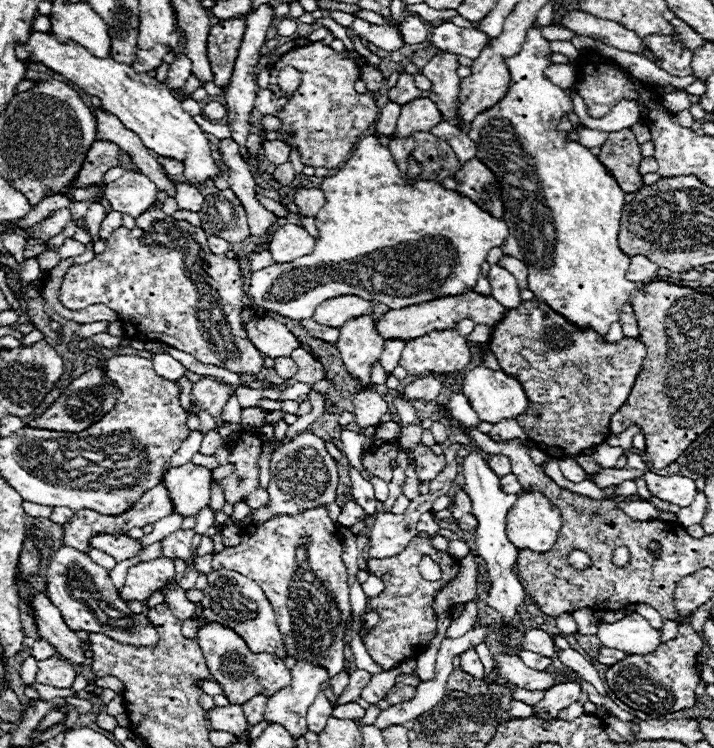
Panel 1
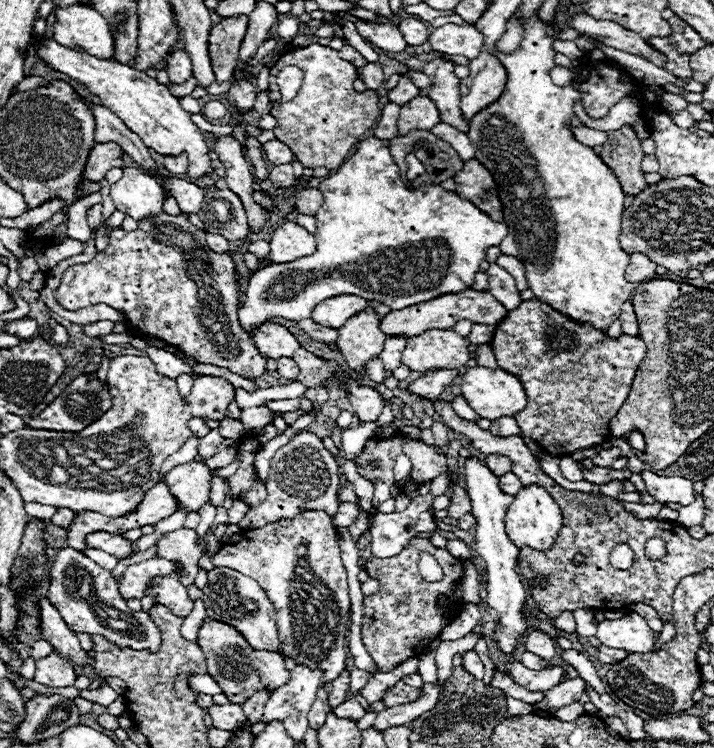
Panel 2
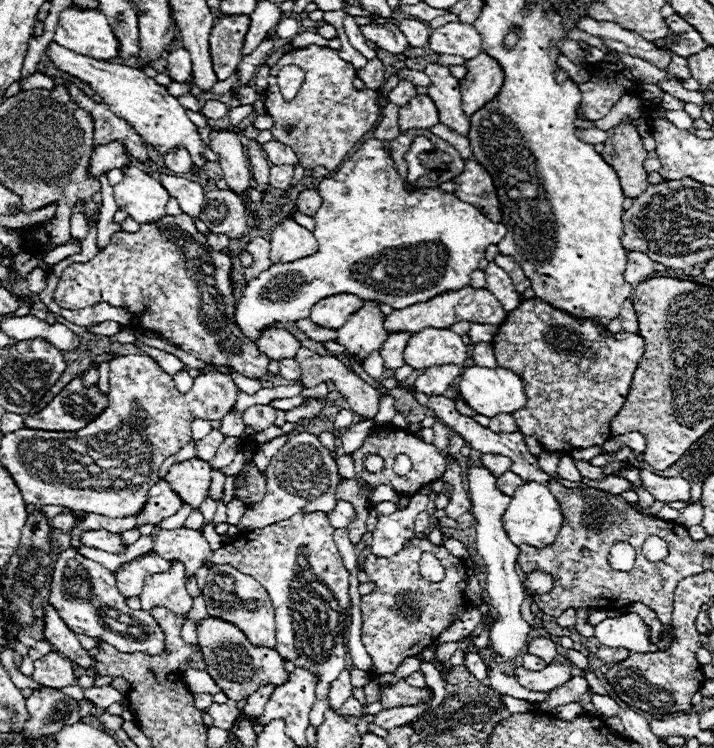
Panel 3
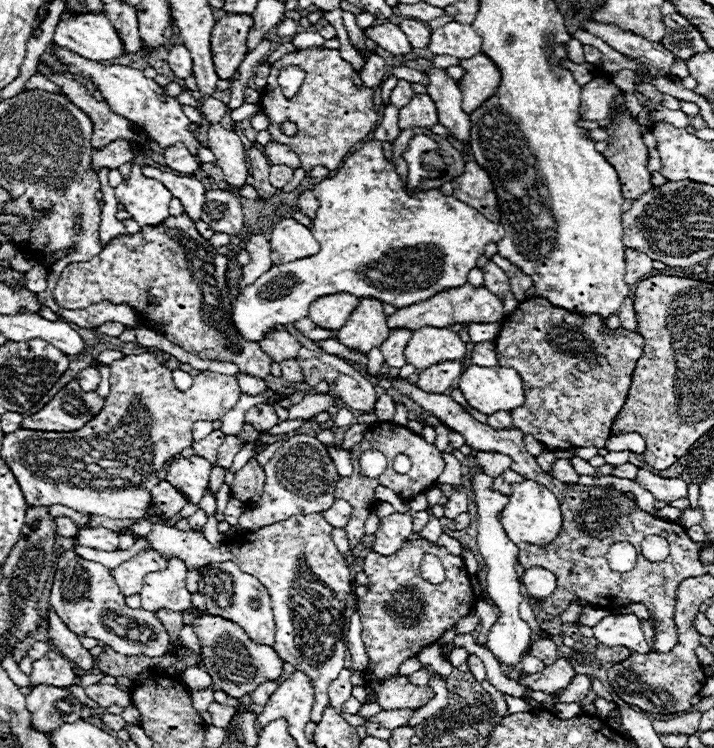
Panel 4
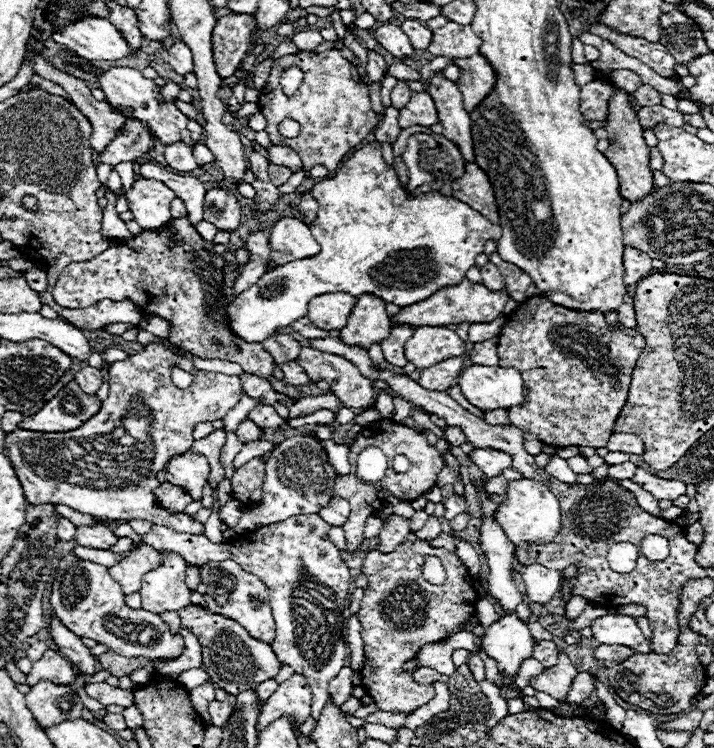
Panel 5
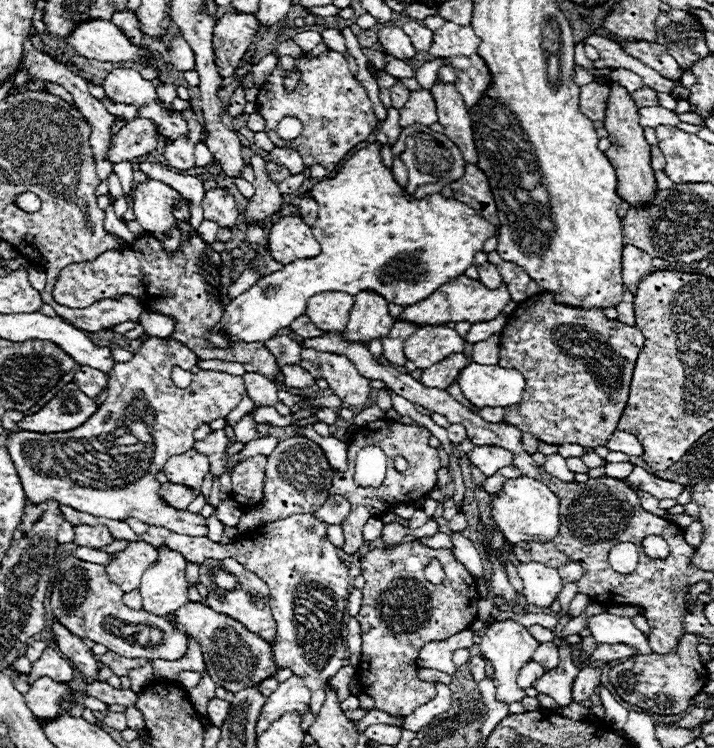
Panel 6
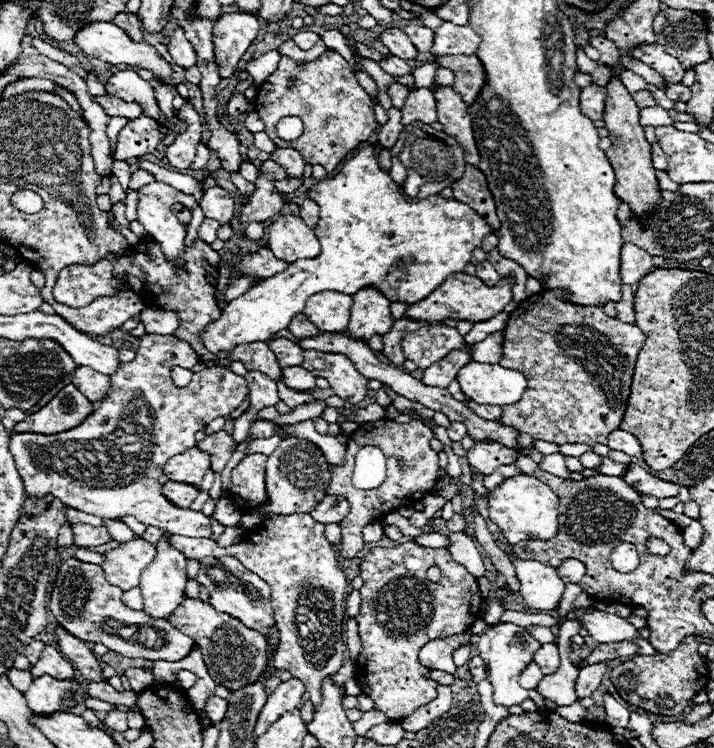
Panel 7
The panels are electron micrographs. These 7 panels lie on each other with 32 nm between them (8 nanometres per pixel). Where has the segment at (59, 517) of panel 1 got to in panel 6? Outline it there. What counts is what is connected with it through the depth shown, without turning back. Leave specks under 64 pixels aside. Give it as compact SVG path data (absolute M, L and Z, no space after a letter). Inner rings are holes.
M64 520L60 530L58 530L58 544L68 544L72 540L74 540L74 526Z

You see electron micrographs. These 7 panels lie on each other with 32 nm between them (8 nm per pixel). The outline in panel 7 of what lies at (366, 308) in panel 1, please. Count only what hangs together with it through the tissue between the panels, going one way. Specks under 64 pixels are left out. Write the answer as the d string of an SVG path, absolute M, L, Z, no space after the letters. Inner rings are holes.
M322 292L308 298L304 314L322 332L346 332L350 322L352 296L338 292Z

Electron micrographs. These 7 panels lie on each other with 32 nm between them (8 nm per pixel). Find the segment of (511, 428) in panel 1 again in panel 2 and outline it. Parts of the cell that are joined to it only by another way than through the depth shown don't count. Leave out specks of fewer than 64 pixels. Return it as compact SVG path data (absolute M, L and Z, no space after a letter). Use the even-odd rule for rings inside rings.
M500 416L498 420L492 420L490 430L492 430L492 434L502 434L502 436L506 436L506 434L520 434L518 424L516 424L516 420L512 416Z

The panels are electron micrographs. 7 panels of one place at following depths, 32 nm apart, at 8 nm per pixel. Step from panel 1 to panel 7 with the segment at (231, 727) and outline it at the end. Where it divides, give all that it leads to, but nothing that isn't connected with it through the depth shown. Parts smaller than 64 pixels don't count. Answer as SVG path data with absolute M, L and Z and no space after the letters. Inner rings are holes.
M212 694L212 696L206 700L206 716L208 716L214 724L218 724L218 722L224 718L224 714L226 714L226 700L220 698L220 696L216 696L216 694Z

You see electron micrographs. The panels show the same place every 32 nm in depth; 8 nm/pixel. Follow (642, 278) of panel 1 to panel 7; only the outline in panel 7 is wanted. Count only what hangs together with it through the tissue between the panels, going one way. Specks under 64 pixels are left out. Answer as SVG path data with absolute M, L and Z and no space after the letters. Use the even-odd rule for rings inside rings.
M632 242L622 244L622 284L638 284L654 270L652 256Z

